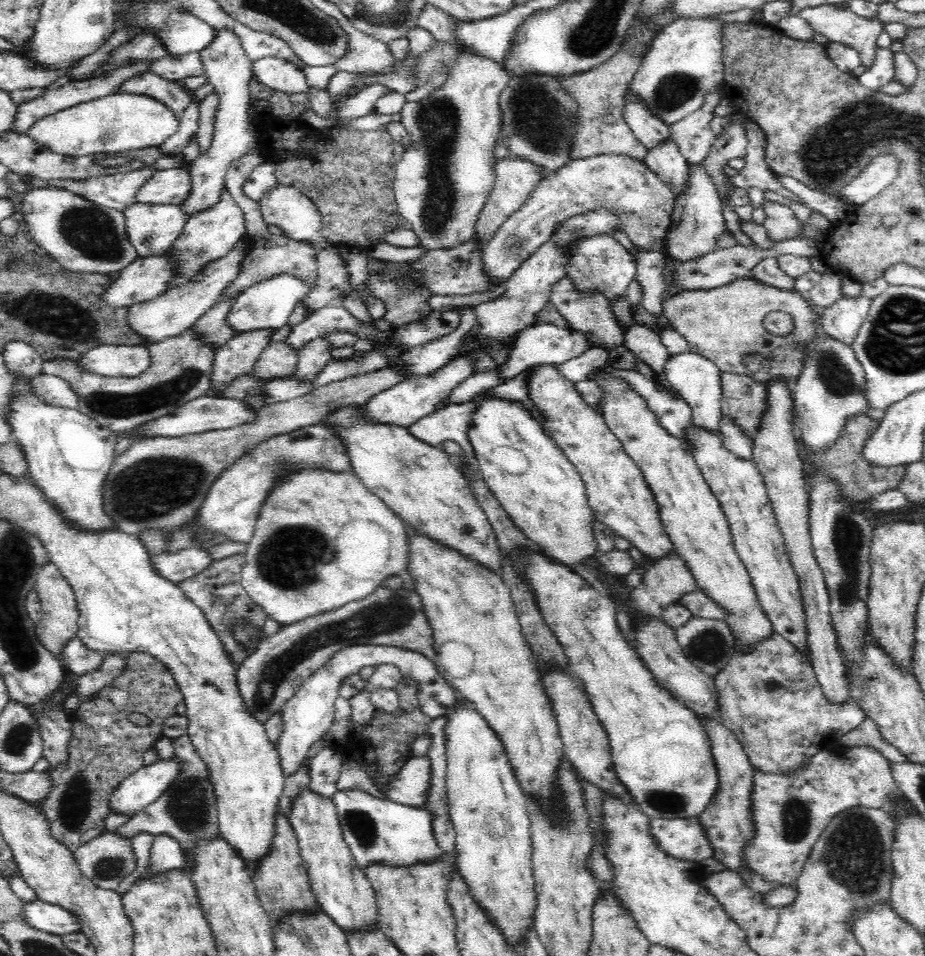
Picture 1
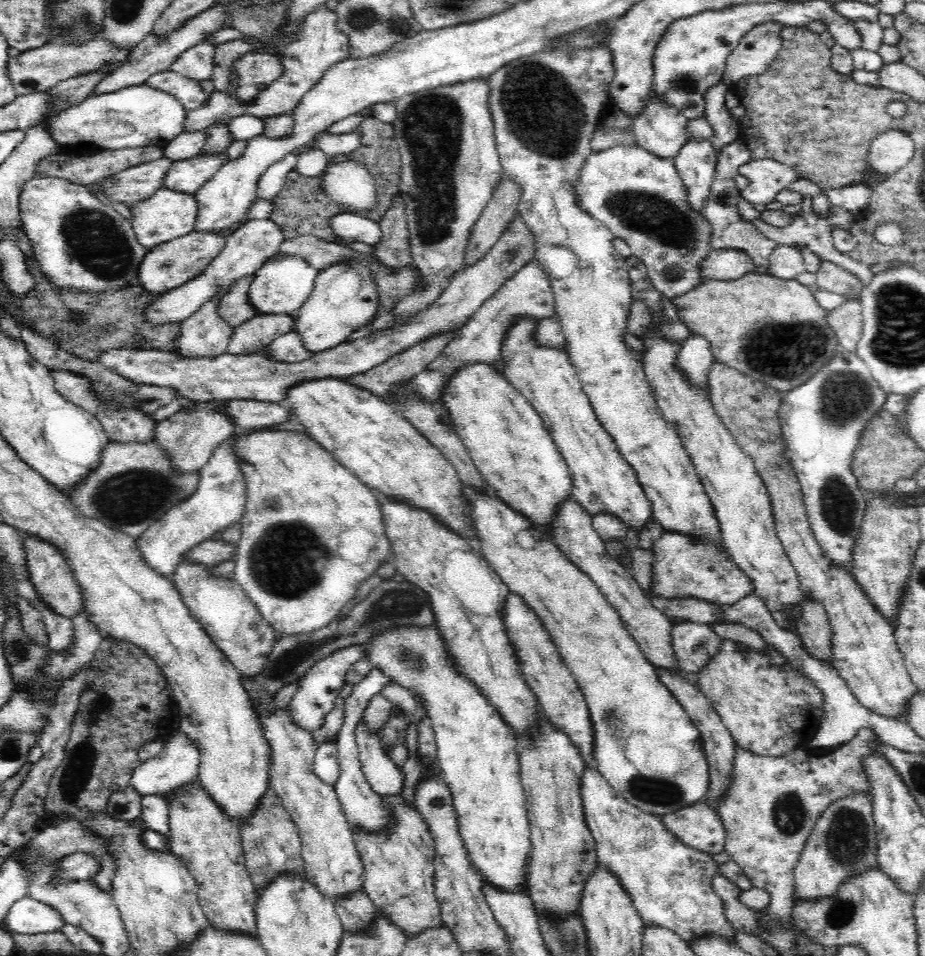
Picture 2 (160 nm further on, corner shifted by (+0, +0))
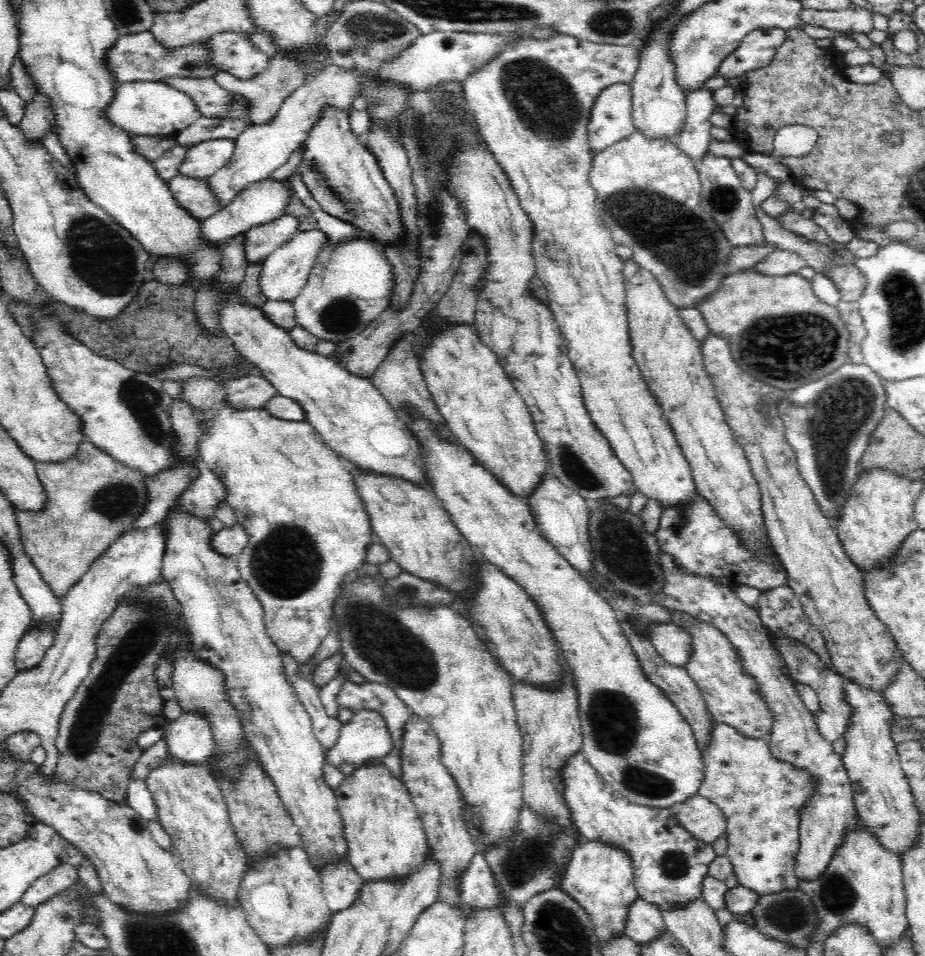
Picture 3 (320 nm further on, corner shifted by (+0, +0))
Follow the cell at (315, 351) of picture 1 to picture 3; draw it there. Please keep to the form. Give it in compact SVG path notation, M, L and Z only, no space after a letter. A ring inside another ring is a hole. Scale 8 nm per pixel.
M361 238L338 244L326 243L318 253L307 286L302 290L300 296L292 302L296 322L306 332L326 342L337 343L354 338L364 328L368 328L370 322L376 320L383 310L390 307L391 290L394 288L391 276L391 266L381 251L380 243Z

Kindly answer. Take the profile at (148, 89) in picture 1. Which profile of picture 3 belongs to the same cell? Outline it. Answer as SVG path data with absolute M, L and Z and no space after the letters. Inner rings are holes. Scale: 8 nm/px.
M166 75L160 82L187 94L196 105L201 116L232 117L249 121L250 108L231 106L232 92L227 92L216 84L212 77L192 78L178 75Z

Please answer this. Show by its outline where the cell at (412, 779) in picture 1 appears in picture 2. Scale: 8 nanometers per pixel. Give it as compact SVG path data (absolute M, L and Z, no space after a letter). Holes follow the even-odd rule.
M362 715L355 726L361 768L372 790L383 796L401 796L406 786L406 773L388 756L378 732L370 731Z

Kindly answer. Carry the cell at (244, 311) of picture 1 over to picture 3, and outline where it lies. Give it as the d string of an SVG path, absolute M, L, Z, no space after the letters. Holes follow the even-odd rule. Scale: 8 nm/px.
M320 229L308 232L296 231L287 243L280 245L277 250L269 254L262 262L262 272L258 280L259 289L265 300L270 302L295 301L307 286L318 253L326 243L326 235Z

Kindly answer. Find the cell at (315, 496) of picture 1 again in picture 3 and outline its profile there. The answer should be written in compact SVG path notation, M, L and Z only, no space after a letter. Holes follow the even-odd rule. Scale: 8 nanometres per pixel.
M194 378L194 381L182 384L182 396L180 399L190 401L192 405L196 405L199 415L202 415L203 423L206 425L206 433L202 436L200 442L203 466L208 466L208 468L217 471L221 475L229 490L228 500L226 500L227 505L234 509L238 522L246 531L248 537L247 547L237 556L237 569L241 579L252 589L258 602L262 605L268 635L273 638L273 642L278 646L278 649L282 653L291 654L297 664L308 662L312 658L312 654L320 648L324 637L328 635L332 628L334 604L342 596L344 578L350 574L356 574L356 570L362 564L366 564L366 552L368 552L369 546L373 545L377 540L370 520L370 513L366 511L366 503L362 499L360 491L358 491L356 478L358 469L350 461L340 458L333 450L330 450L306 421L282 421L278 418L270 417L270 415L264 413L262 408L246 410L247 412L237 412L230 409L225 402L223 385L219 385L217 382Z

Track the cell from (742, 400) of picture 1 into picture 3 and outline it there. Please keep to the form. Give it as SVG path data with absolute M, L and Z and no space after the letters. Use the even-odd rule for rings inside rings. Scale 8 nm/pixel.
M710 334L706 338L706 344L701 347L701 353L706 374L714 385L715 395L719 400L720 407L722 407L726 423L730 425L736 441L744 449L748 461L750 461L752 473L760 485L766 527L768 527L772 549L777 554L781 566L787 572L786 584L794 589L810 623L821 631L833 669L860 689L872 691L884 697L888 688L899 678L902 665L906 664L903 662L905 659L894 643L887 625L881 622L868 601L864 574L846 556L836 530L830 525L830 521L824 518L814 500L812 491L802 480L795 452L786 442L785 426L779 418L777 409L784 391L770 387L744 372L734 362L727 341L719 336Z

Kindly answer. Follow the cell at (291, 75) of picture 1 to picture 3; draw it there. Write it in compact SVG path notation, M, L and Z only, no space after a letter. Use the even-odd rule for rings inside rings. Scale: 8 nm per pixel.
M216 34L205 46L205 61L209 68L227 72L238 80L252 80L270 68L271 58L252 46L247 34Z

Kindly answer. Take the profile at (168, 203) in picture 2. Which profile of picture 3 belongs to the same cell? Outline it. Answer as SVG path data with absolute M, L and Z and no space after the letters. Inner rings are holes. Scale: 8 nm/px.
M177 175L168 182L168 188L176 205L199 223L221 211L214 194L208 188L208 180L194 180Z

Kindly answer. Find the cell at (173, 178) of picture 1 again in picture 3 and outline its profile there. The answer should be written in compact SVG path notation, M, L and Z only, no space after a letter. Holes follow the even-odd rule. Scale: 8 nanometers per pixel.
M209 140L200 144L188 151L184 162L178 168L178 175L206 181L230 163L234 150L233 140Z

